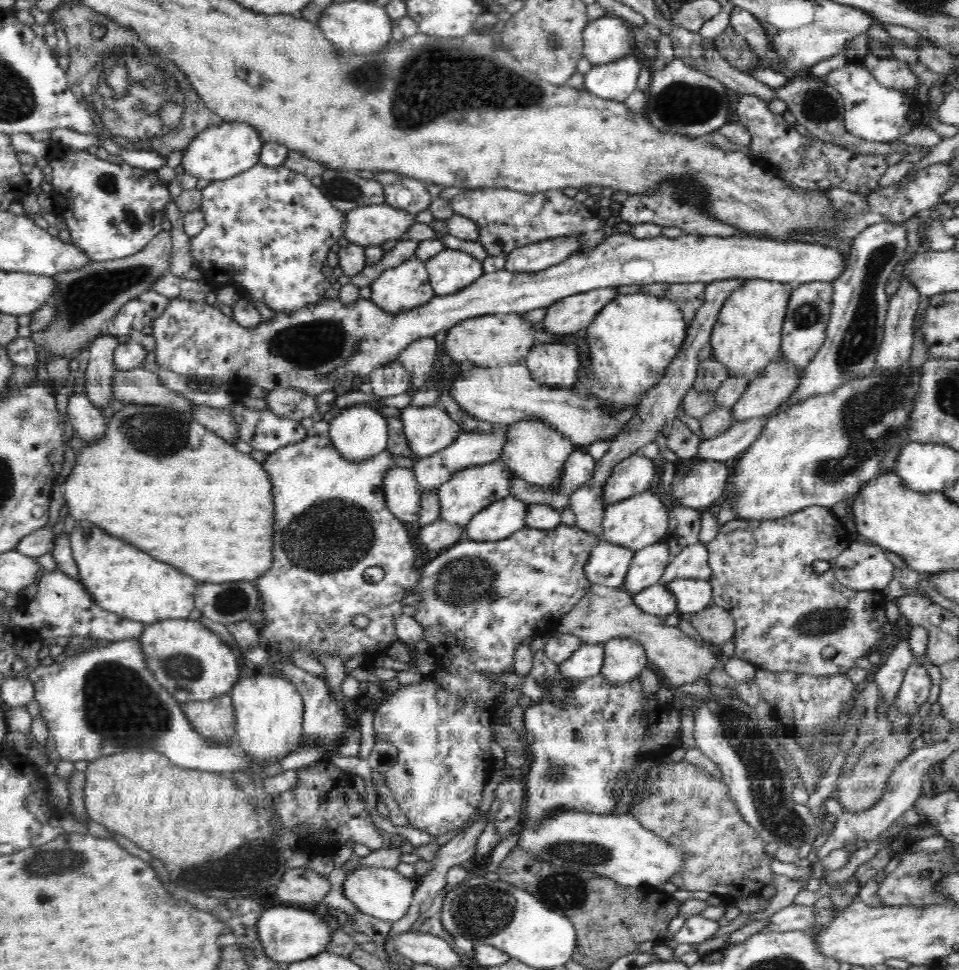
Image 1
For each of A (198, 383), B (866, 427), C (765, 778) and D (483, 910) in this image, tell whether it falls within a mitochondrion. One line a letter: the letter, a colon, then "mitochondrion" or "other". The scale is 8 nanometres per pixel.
A: other
B: mitochondrion
C: mitochondrion
D: mitochondrion

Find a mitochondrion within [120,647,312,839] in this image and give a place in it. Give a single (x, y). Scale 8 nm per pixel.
(179, 668)

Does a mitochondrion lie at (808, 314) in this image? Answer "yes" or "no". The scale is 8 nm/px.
yes

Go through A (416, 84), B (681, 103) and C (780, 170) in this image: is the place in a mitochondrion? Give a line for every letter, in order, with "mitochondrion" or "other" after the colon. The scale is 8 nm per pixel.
A: mitochondrion
B: mitochondrion
C: other

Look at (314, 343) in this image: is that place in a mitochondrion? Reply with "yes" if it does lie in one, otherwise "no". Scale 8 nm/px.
yes

